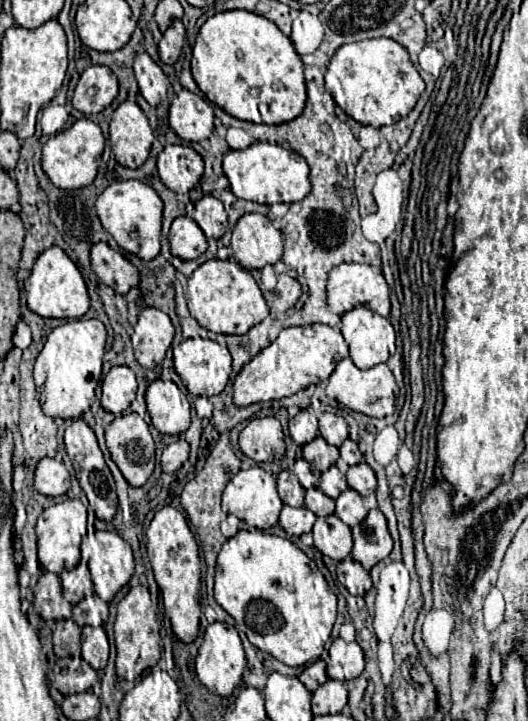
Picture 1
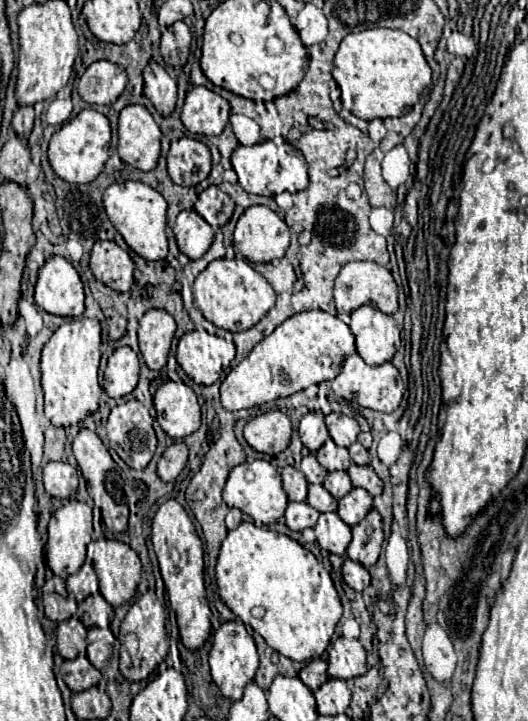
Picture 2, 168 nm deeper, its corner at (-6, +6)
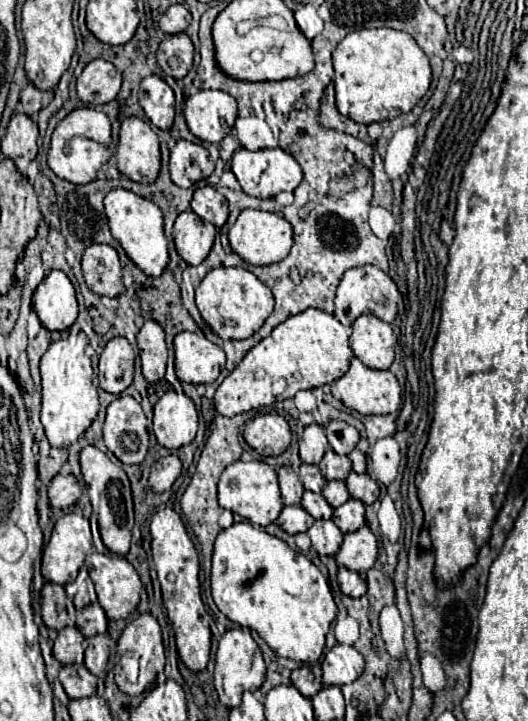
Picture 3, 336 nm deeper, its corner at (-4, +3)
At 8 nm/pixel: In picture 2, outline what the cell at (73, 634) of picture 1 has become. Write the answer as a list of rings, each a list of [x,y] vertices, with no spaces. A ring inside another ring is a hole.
[[[76,615],[58,623],[56,637],[58,637],[56,649],[64,659],[76,659],[86,649],[86,627]]]

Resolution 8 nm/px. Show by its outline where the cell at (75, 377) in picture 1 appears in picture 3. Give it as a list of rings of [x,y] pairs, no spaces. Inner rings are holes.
[[[68,332],[52,342],[40,362],[42,372],[42,426],[54,448],[74,444],[98,414],[98,390],[92,386],[92,362],[84,354],[88,346],[84,332]]]

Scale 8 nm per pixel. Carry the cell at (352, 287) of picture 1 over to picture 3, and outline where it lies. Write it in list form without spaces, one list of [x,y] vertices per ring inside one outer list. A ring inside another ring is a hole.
[[[360,266],[360,268],[350,268],[342,276],[338,290],[336,290],[336,310],[334,316],[344,324],[350,326],[360,314],[372,314],[384,322],[394,322],[396,312],[398,312],[398,302],[402,300],[396,284],[392,278],[382,272],[376,266]]]

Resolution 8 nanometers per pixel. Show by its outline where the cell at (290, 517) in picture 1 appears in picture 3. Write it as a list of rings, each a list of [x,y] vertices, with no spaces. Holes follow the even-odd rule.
[[[284,506],[284,510],[278,516],[278,524],[288,534],[300,534],[314,524],[314,518],[302,506]]]

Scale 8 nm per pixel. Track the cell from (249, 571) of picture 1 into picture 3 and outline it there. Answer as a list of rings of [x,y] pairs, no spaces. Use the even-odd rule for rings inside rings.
[[[238,522],[222,530],[214,542],[210,586],[218,610],[228,620],[258,632],[278,656],[304,664],[314,664],[322,656],[326,632],[336,618],[338,608],[334,604],[328,580],[322,576],[322,572],[306,556],[292,550],[284,540],[270,536],[264,530],[256,530],[248,522]]]

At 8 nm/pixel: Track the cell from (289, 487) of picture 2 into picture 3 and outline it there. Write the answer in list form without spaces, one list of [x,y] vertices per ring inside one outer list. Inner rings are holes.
[[[282,466],[278,468],[278,480],[280,480],[280,492],[282,492],[284,504],[298,504],[304,494],[304,486],[298,474],[292,468]]]

